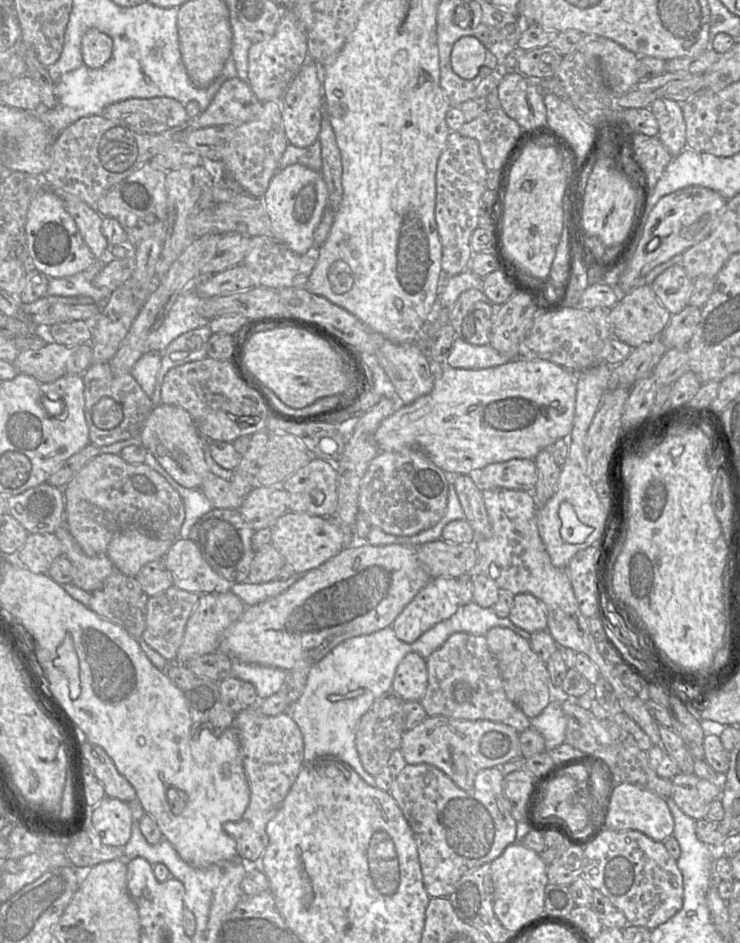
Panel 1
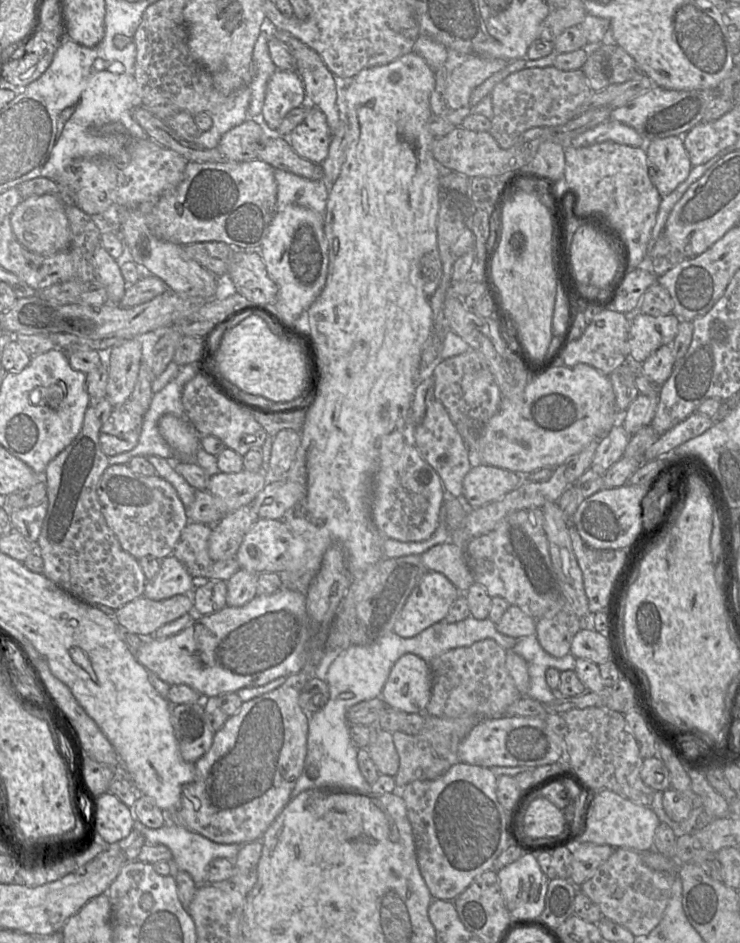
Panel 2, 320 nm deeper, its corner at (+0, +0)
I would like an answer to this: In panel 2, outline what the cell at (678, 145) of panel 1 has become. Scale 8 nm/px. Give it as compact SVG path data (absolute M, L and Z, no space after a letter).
M681 136L647 143L646 154L650 179L662 197L685 181L693 167Z

